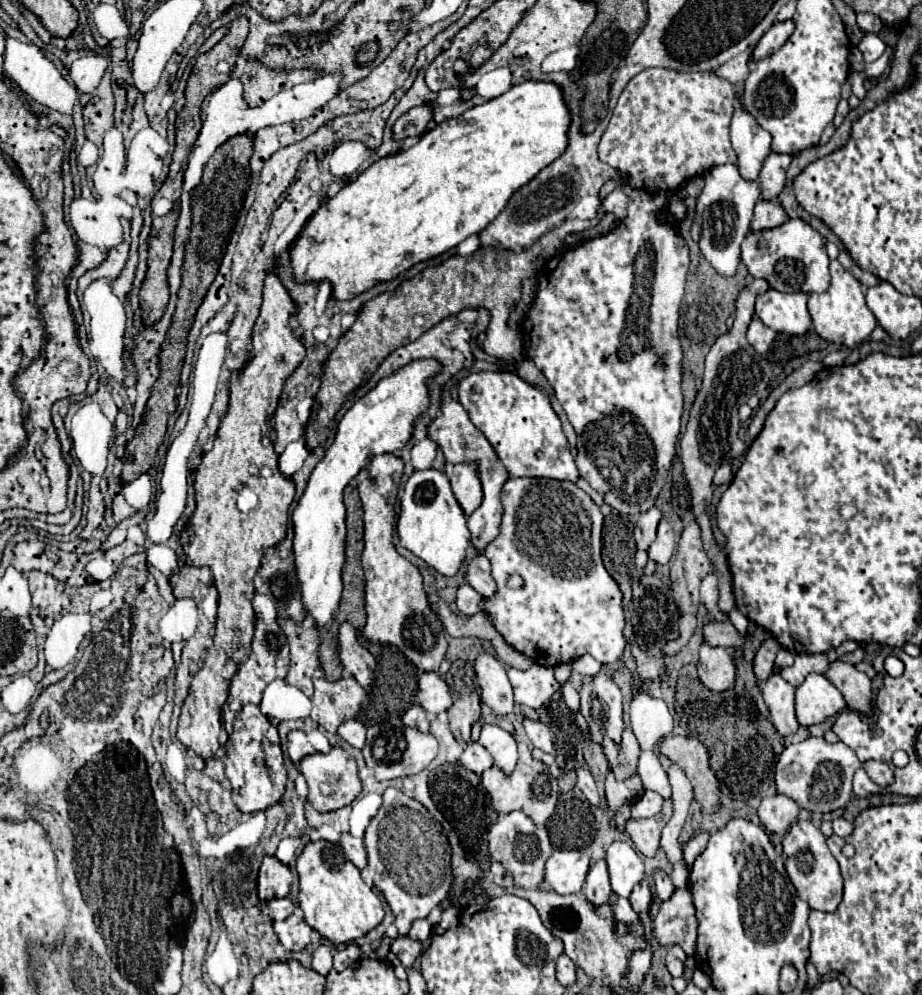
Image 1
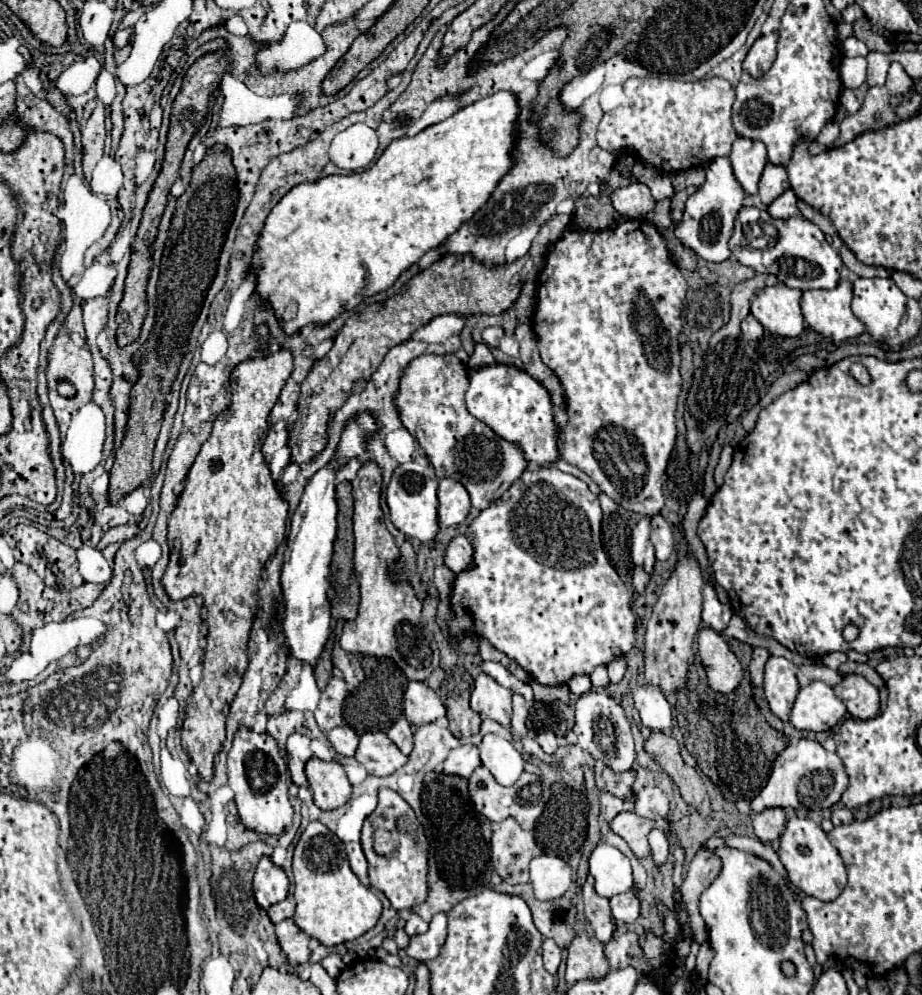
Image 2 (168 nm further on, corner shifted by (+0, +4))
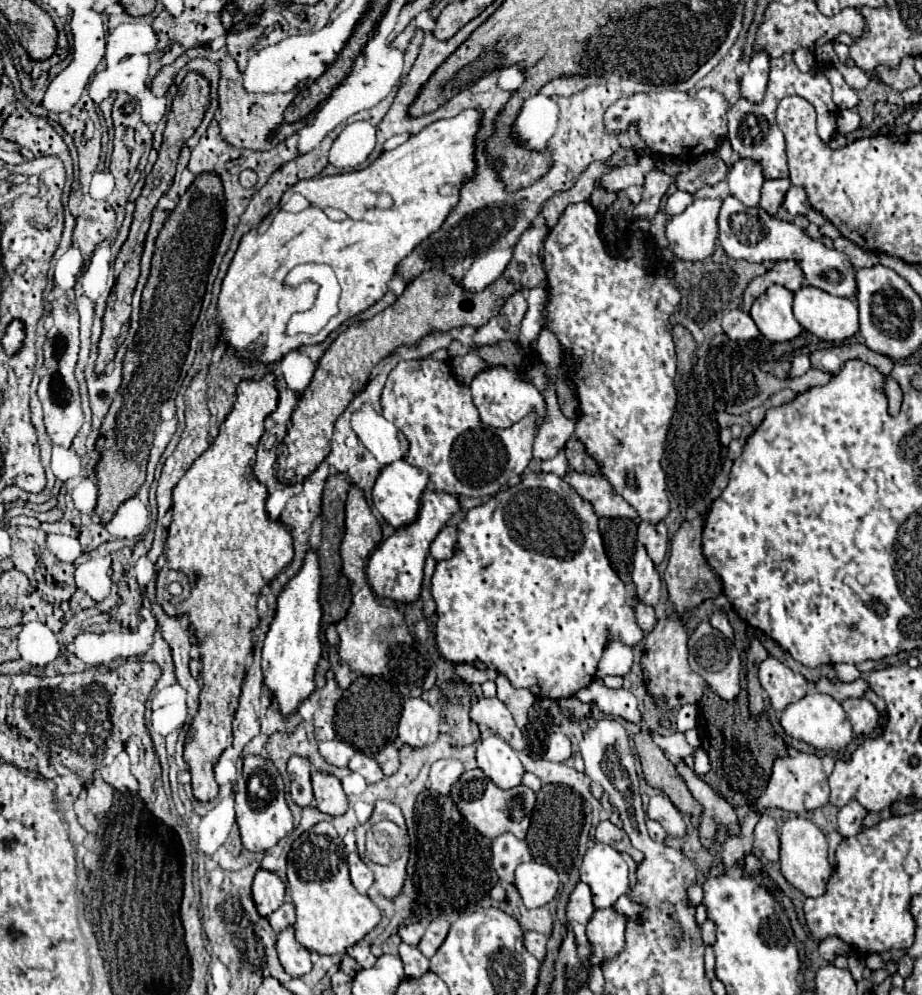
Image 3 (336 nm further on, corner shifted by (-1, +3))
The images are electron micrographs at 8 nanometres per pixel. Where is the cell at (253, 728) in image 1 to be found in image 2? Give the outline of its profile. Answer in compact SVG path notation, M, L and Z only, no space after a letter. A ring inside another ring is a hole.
M241 728L233 740L227 764L229 786L235 792L235 804L245 828L269 836L285 834L293 820L293 806L287 798L287 764L279 756L275 740L269 738L269 734Z

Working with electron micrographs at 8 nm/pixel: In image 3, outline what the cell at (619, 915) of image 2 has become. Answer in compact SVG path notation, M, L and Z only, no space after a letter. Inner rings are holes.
M614 907L598 909L588 927L592 955L584 961L586 967L594 963L602 963L602 959L612 959L624 947L624 929L626 929L626 915L616 911Z

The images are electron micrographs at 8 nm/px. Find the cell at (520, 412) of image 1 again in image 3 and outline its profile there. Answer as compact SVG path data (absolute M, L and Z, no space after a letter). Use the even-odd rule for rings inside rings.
M508 367L484 369L474 377L470 391L472 391L472 403L478 409L482 423L490 427L508 429L514 423L522 421L522 417L526 415L536 415L536 423L540 425L546 415L546 403L542 393L530 381L524 381L516 369L508 369Z

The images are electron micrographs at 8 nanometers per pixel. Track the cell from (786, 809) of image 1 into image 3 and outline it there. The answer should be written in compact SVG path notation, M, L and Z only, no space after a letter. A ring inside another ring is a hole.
M762 815L754 829L754 847L764 853L766 859L778 861L778 825L774 817Z

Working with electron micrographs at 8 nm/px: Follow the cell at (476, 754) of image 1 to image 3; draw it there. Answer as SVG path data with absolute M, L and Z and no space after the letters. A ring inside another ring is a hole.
M440 759L430 769L428 787L438 793L450 793L452 785L460 779L464 773L464 763L458 759Z

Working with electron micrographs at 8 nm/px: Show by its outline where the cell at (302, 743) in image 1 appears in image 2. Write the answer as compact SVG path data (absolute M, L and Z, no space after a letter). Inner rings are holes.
M293 734L287 740L287 766L291 772L291 780L295 786L303 786L303 788L309 788L305 778L305 764L313 756L309 742L311 740L303 734Z

